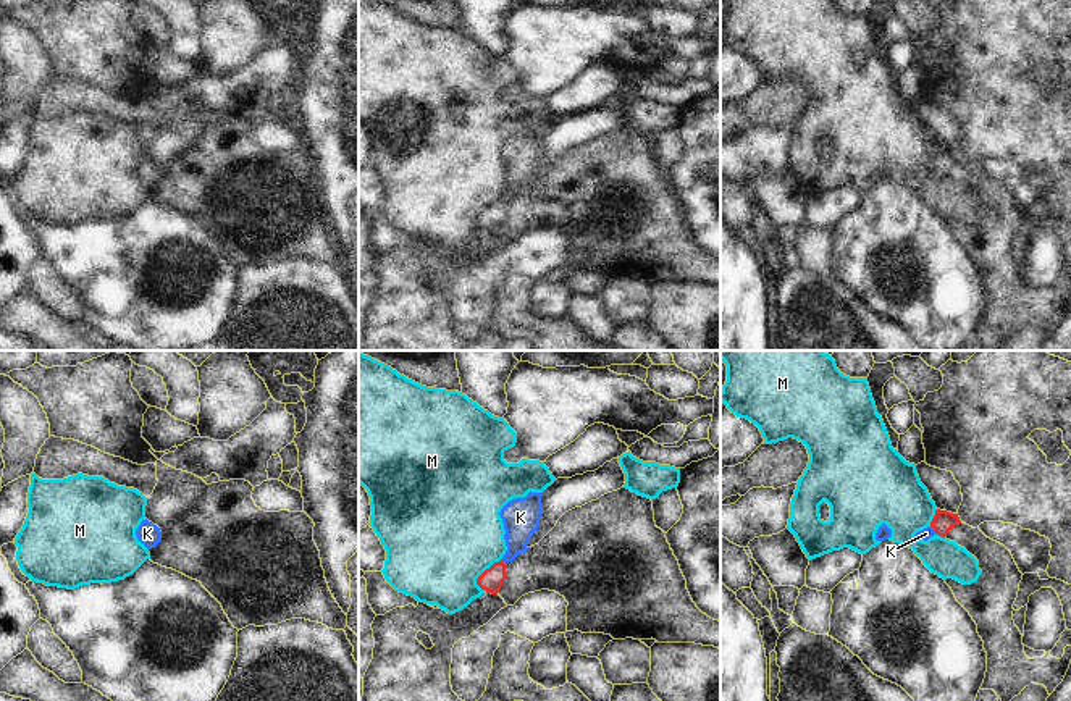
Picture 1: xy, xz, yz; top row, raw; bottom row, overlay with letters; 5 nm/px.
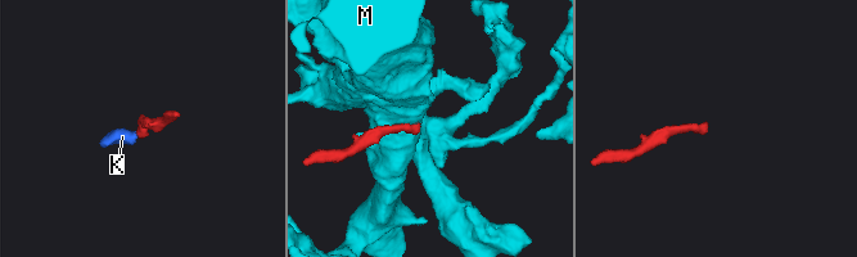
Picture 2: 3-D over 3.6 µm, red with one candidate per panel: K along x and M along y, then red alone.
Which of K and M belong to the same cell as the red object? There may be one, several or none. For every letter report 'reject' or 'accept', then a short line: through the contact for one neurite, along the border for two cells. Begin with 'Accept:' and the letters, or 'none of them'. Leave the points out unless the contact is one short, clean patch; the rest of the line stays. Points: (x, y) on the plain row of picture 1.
Accept: K
K: accept; line yz (942, 160), (934, 168), (926, 172)
M: reject

